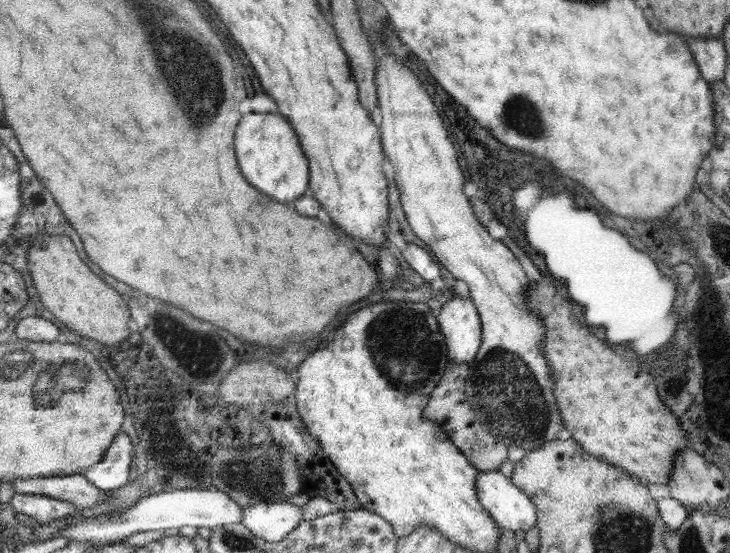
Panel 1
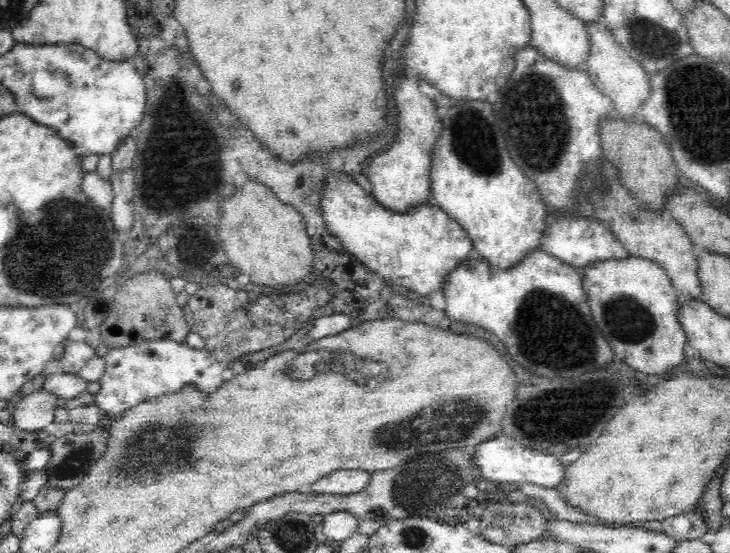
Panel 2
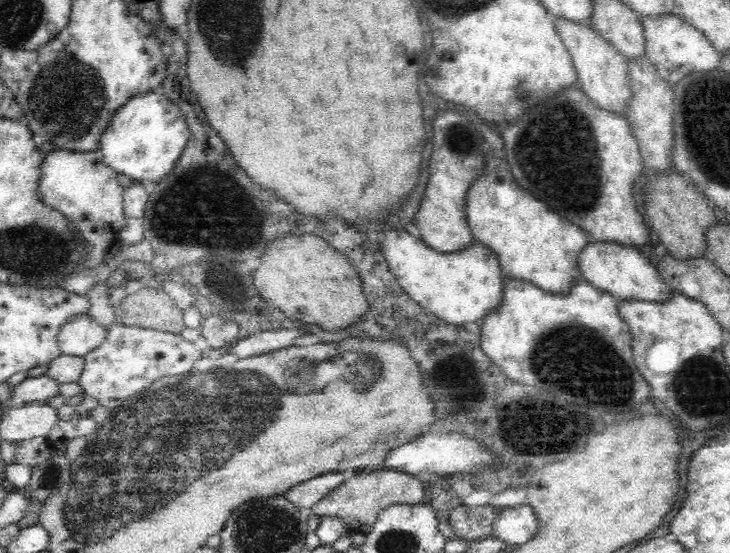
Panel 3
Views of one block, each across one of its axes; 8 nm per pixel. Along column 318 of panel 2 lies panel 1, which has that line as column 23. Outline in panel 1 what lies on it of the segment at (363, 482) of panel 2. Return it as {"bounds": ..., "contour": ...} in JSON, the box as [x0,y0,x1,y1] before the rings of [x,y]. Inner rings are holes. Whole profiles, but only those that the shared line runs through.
{"bounds":[11,474,108,510],"contour":[[[83,474],[62,477],[19,479],[11,482],[19,494],[34,494],[73,503],[77,510],[89,508],[95,503],[104,503],[108,496],[99,490]]]}

